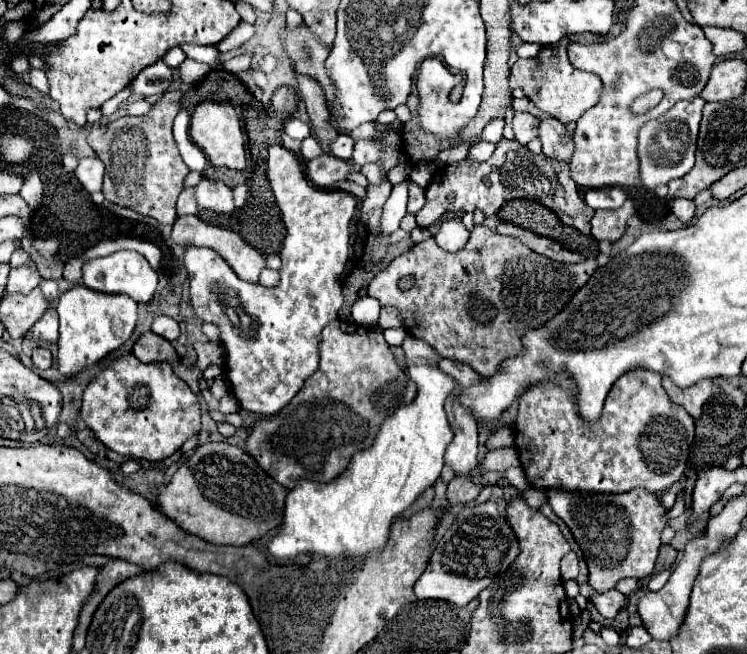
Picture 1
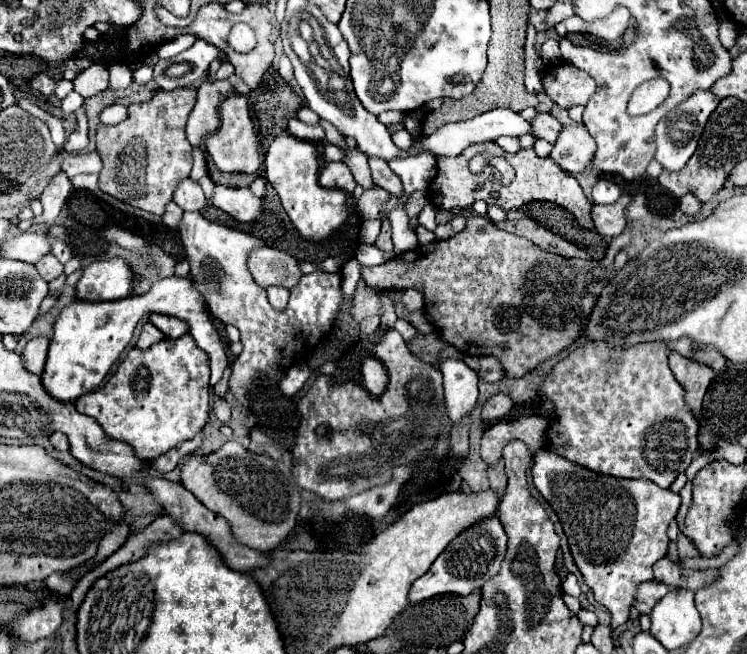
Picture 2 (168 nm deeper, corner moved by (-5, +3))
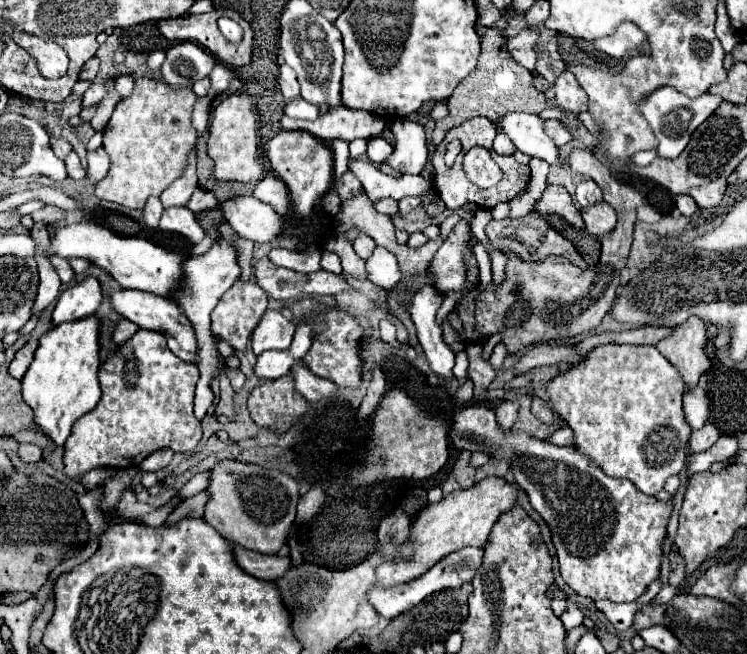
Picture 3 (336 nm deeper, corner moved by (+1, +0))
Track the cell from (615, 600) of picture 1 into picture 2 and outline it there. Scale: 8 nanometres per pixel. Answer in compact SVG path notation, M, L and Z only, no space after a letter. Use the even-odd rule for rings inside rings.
M648 581L648 583L640 585L640 589L636 591L634 607L636 607L640 613L650 613L652 605L654 605L656 601L660 601L668 591L672 591L672 587L660 585L660 583L656 583L656 581Z

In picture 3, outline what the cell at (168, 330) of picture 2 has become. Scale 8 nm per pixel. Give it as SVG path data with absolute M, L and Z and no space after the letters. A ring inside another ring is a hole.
M116 290L110 294L110 304L112 308L122 314L126 320L138 324L140 328L148 328L148 330L156 330L166 334L168 338L168 348L184 362L194 364L196 362L196 352L198 352L198 342L196 342L196 332L194 326L190 324L190 320L186 318L186 314L182 312L182 308L178 308L176 302L150 294L150 292L142 292L142 290Z

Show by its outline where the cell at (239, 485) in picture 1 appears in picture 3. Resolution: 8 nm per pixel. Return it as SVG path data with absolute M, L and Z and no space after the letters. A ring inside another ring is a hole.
M222 460L212 468L208 492L210 502L204 520L226 540L260 554L276 554L284 546L288 528L296 518L296 504L300 498L298 480L280 470L268 470L258 464Z

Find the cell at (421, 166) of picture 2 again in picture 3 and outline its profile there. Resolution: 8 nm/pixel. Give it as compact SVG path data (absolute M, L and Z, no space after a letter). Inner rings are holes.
M396 120L392 126L396 146L388 164L400 174L420 174L428 160L424 128L412 120Z

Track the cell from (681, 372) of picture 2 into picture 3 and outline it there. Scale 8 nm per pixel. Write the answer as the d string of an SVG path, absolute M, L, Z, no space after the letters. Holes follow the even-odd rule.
M696 316L686 320L686 324L674 328L670 336L656 344L656 348L680 370L686 386L694 386L702 372L710 366L710 360L704 354L704 346L706 324L702 324L702 320Z

